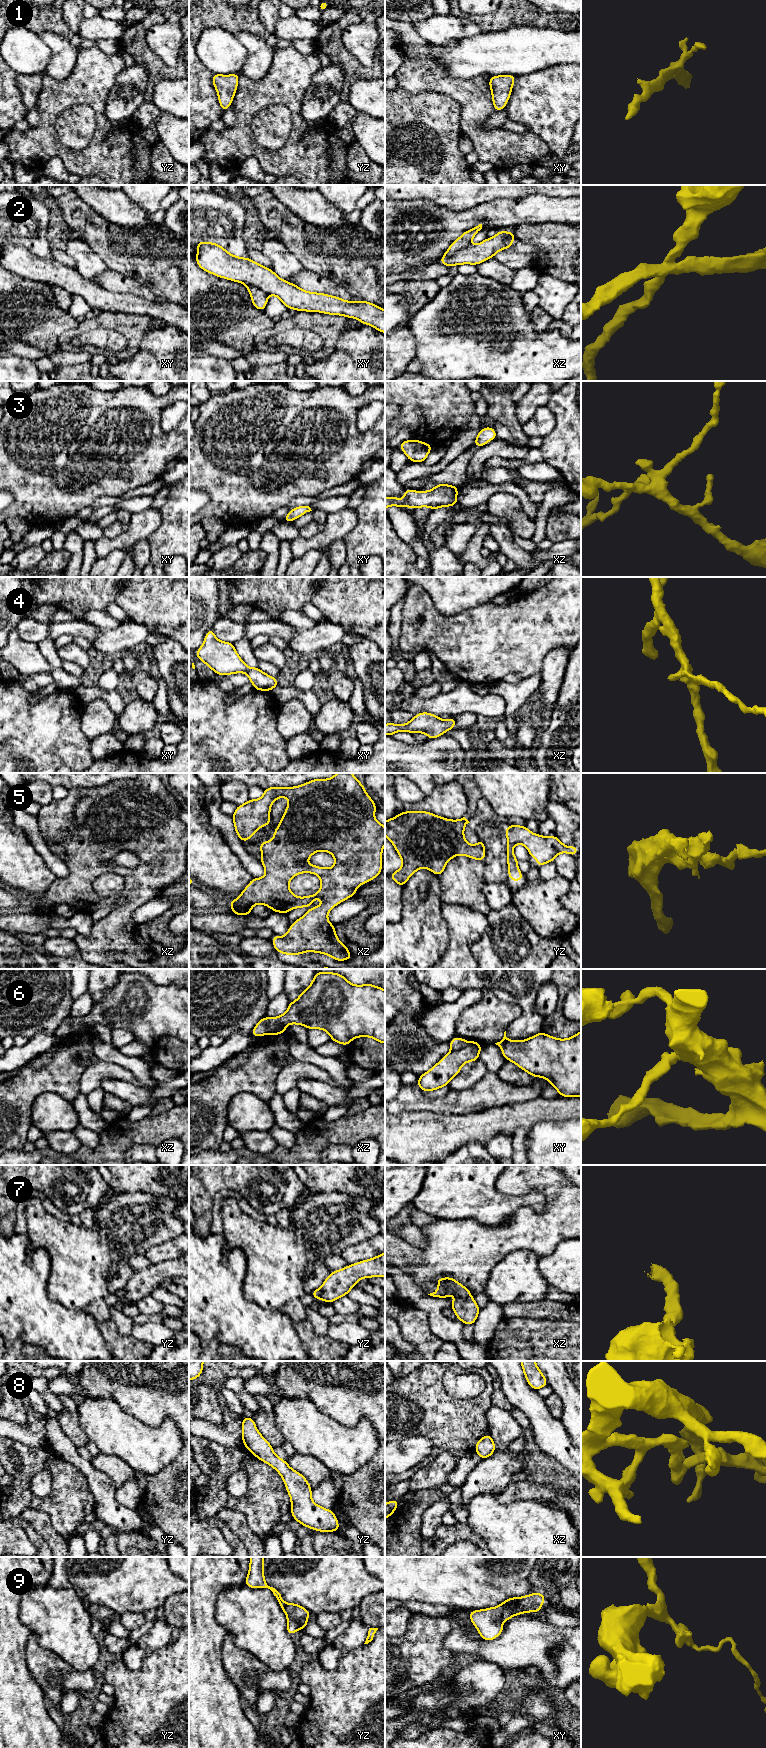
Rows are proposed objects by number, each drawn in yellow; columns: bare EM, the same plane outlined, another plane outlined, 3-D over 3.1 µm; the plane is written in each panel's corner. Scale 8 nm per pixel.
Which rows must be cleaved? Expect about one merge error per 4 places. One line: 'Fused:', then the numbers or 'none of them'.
Fused: 2, 6, 9

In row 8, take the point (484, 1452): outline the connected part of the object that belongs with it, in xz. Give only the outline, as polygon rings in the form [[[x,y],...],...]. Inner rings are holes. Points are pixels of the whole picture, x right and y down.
[[[490,1433],[476,1442],[475,1452],[481,1459],[490,1457],[495,1450],[496,1447]]]

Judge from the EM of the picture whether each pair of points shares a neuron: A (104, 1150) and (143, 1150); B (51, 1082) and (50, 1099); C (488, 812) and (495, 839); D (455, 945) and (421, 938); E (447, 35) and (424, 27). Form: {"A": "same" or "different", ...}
{"A": "different", "B": "different", "C": "different", "D": "different", "E": "same"}

